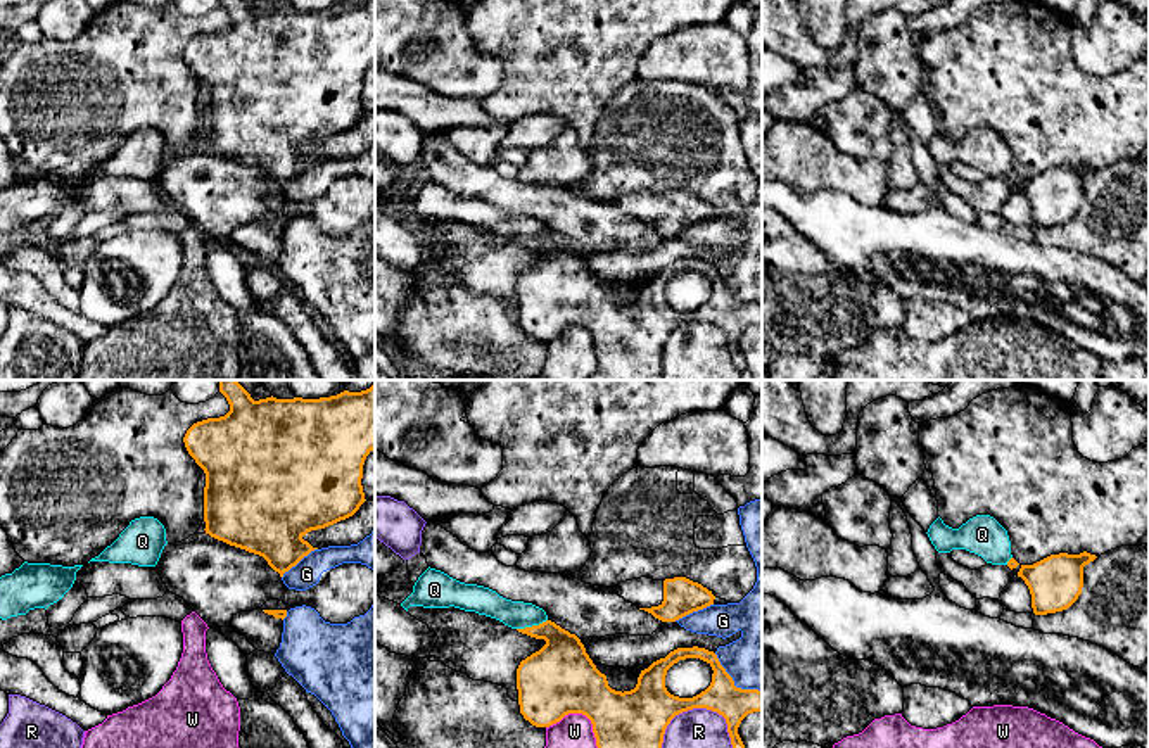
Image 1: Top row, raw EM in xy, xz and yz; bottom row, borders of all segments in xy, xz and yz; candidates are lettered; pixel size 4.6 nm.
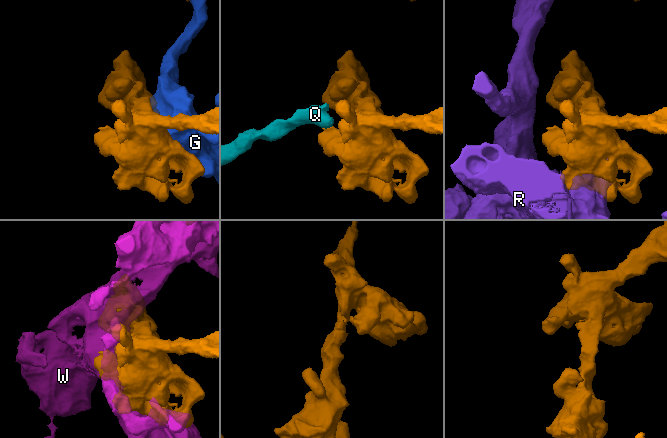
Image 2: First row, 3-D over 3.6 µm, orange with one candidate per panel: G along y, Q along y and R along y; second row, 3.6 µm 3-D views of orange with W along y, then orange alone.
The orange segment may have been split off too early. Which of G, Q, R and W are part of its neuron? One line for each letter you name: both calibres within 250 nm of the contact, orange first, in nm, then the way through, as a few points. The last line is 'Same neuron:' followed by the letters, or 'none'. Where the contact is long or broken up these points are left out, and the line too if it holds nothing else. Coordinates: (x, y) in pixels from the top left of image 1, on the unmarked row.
Same neuron: none

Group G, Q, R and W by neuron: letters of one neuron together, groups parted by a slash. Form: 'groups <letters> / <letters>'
groups G / Q / R / W

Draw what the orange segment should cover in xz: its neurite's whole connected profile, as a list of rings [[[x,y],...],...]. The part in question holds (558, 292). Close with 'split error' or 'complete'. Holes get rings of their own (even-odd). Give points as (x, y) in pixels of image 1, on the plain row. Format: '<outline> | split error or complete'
[[[551,233],[517,244],[546,254],[517,282],[520,326],[536,340],[549,340],[568,326],[586,328],[593,337],[598,359],[598,368],[589,380],[662,380],[662,356],[667,339],[676,328],[693,321],[707,321],[722,328],[736,370],[740,373],[746,370],[738,340],[748,326],[762,325],[762,304],[736,301],[714,264],[698,259],[677,261],[641,283],[636,301],[622,306],[608,299],[606,288],[596,282],[575,247]],[[686,271],[700,271],[714,283],[710,299],[693,311],[674,309],[665,301],[667,283]]] | complete

